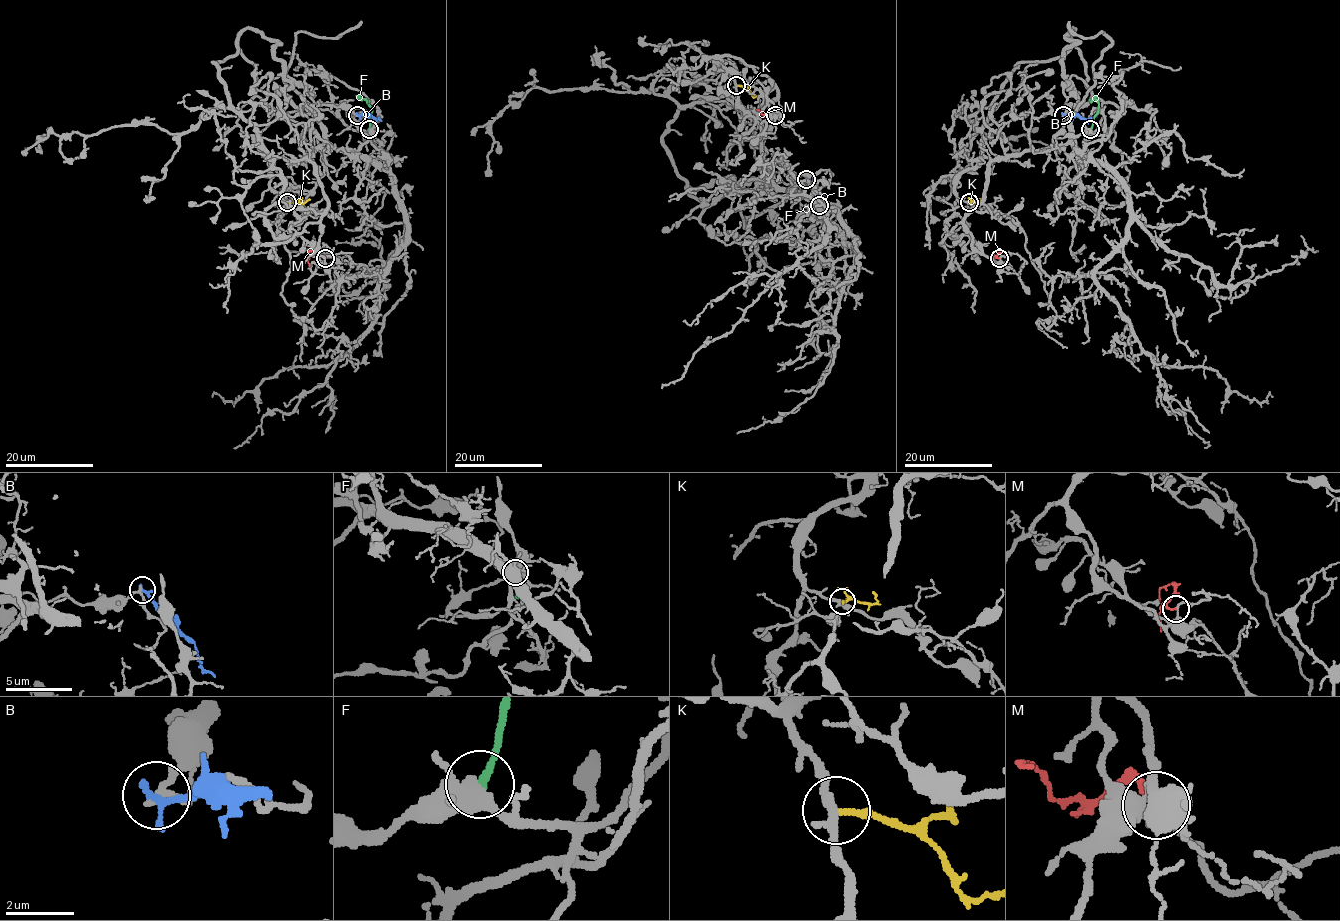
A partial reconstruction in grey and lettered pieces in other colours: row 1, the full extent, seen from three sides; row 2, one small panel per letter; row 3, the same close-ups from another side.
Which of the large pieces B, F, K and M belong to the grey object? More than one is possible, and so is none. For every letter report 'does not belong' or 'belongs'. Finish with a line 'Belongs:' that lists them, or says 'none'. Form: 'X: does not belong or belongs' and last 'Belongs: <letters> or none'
B: does not belong
F: does not belong
K: does not belong
M: does not belong
Belongs: none

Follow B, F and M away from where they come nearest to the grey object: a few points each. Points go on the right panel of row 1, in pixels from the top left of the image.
B: (1064, 114), (1078, 114), (1092, 121)
F: (1090, 130), (1098, 107), (1095, 99), (1097, 95)
M: (1000, 258), (996, 256), (997, 249), (994, 252), (994, 266)

